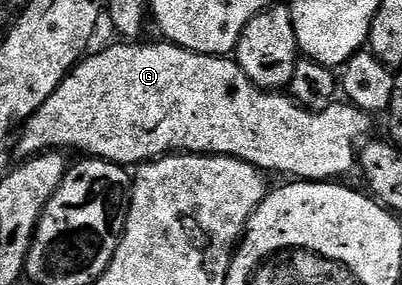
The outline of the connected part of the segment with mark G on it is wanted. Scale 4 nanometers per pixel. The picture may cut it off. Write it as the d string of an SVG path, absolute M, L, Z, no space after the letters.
M159 43L160 45L124 44L128 45L112 45L109 49L102 50L101 53L94 54L95 52L93 52L81 59L68 72L68 76L62 79L62 83L54 91L54 95L50 95L50 99L46 99L46 103L42 103L42 107L38 107L38 111L23 122L24 134L21 135L20 142L16 145L17 158L27 159L41 153L66 151L67 148L70 148L77 149L80 155L87 155L89 158L100 158L125 167L139 167L146 161L154 161L157 157L163 157L170 153L206 153L218 157L237 157L246 163L255 165L257 169L268 175L271 175L271 173L289 173L289 178L292 179L326 182L343 178L340 177L343 173L348 173L351 169L355 170L357 168L358 146L371 134L368 132L372 129L373 121L373 118L365 113L363 109L358 109L351 103L343 103L344 105L333 103L324 106L319 111L309 109L307 105L300 104L299 101L285 95L283 92L259 89L246 75L246 71L242 71L240 64L228 55L207 57L201 53L191 53L188 49L179 49L171 43Z

